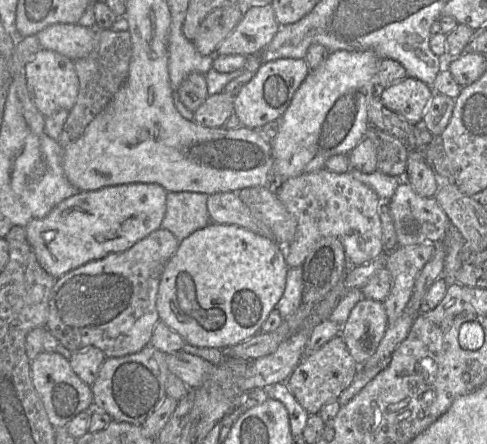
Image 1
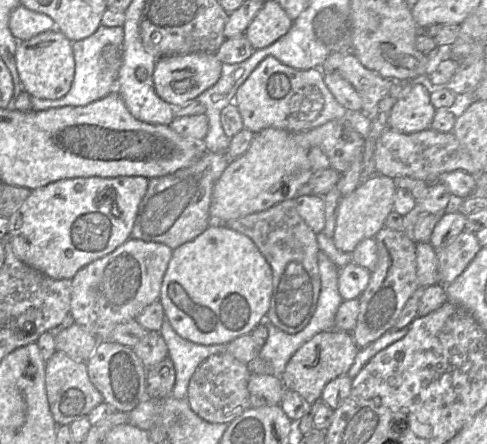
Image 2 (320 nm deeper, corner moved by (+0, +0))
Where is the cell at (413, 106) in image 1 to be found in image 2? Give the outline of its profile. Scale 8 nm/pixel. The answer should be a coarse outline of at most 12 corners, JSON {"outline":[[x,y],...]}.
{"outline":[[409,81],[393,105],[389,129],[431,128],[436,113],[431,87]]}

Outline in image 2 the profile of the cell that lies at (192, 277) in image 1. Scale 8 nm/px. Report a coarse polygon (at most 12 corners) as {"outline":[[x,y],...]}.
{"outline":[[212,223],[173,250],[159,301],[182,338],[227,345],[266,320],[272,270]]}

